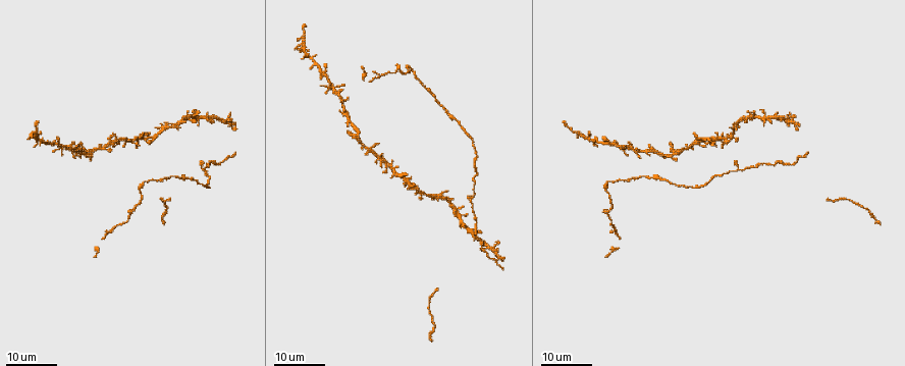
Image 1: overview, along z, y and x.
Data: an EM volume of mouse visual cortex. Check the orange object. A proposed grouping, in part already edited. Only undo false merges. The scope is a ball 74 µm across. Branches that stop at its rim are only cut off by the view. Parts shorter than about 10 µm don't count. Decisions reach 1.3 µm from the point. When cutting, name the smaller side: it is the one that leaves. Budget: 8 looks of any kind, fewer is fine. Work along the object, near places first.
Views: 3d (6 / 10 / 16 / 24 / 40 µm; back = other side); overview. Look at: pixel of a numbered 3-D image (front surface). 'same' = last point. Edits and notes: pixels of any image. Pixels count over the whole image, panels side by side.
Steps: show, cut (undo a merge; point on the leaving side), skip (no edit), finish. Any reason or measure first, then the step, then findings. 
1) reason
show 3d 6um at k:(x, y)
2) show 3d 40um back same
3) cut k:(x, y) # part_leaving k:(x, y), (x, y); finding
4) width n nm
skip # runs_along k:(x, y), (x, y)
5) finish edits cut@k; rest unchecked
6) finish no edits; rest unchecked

narrows sharply
show 3d 24um at 1:(634, 152)

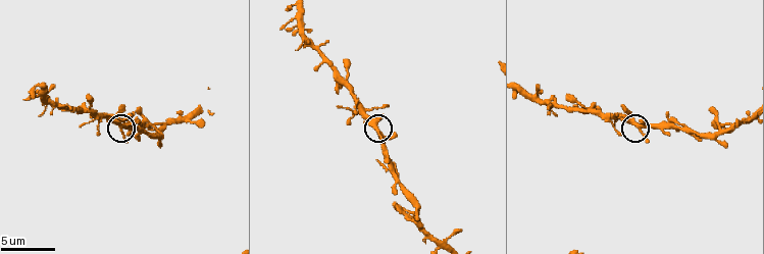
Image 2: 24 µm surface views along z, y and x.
closer look
show 3d 6um at 2:(122, 126)

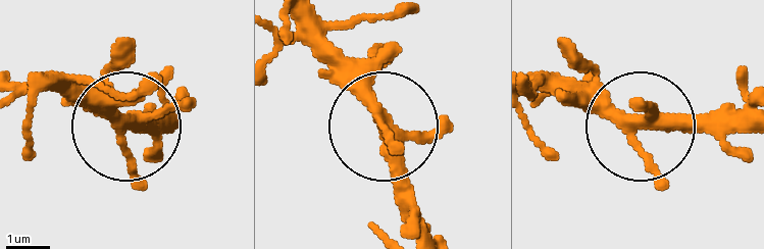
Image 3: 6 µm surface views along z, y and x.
from behind
show 3d 6um back at 3:(124, 119)

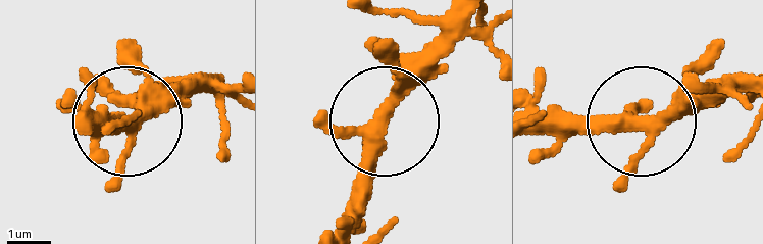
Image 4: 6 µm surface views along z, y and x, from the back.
width 290 nm
skip # all the same neuron

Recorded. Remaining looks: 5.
side arm on a straight run
show 3d 16um at 1:(607, 214)

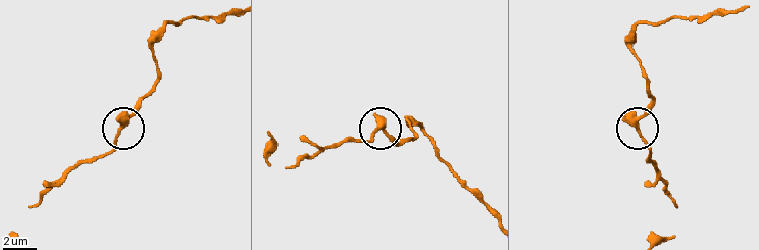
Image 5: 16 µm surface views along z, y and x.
closer look
show 3d 6um at 5:(120, 127)

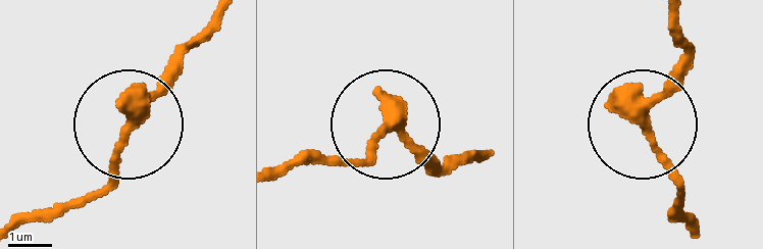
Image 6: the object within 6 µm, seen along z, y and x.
width 270 nm
skip # runs_along 6:(670, 20), (677, 64), (645, 131), (677, 203); all the same neuron

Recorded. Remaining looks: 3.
calibre changes
show 3d 16um at 1:(146, 181)

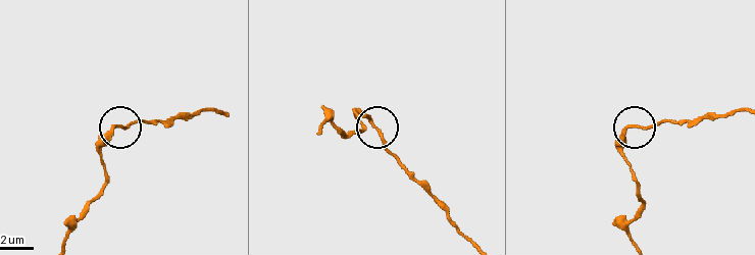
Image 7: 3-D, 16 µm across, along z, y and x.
zoom in
show 3d 6um at 7:(116, 128)

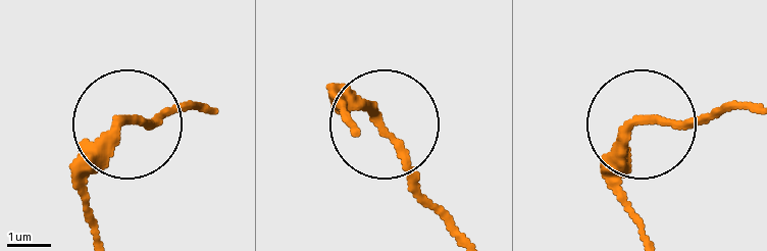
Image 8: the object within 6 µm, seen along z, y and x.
width 200 nm
skip # runs_along 8:(460, 226), (369, 112), (340, 105); continuous, no second neuron

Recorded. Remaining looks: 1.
finish no edits; rest unchecked

